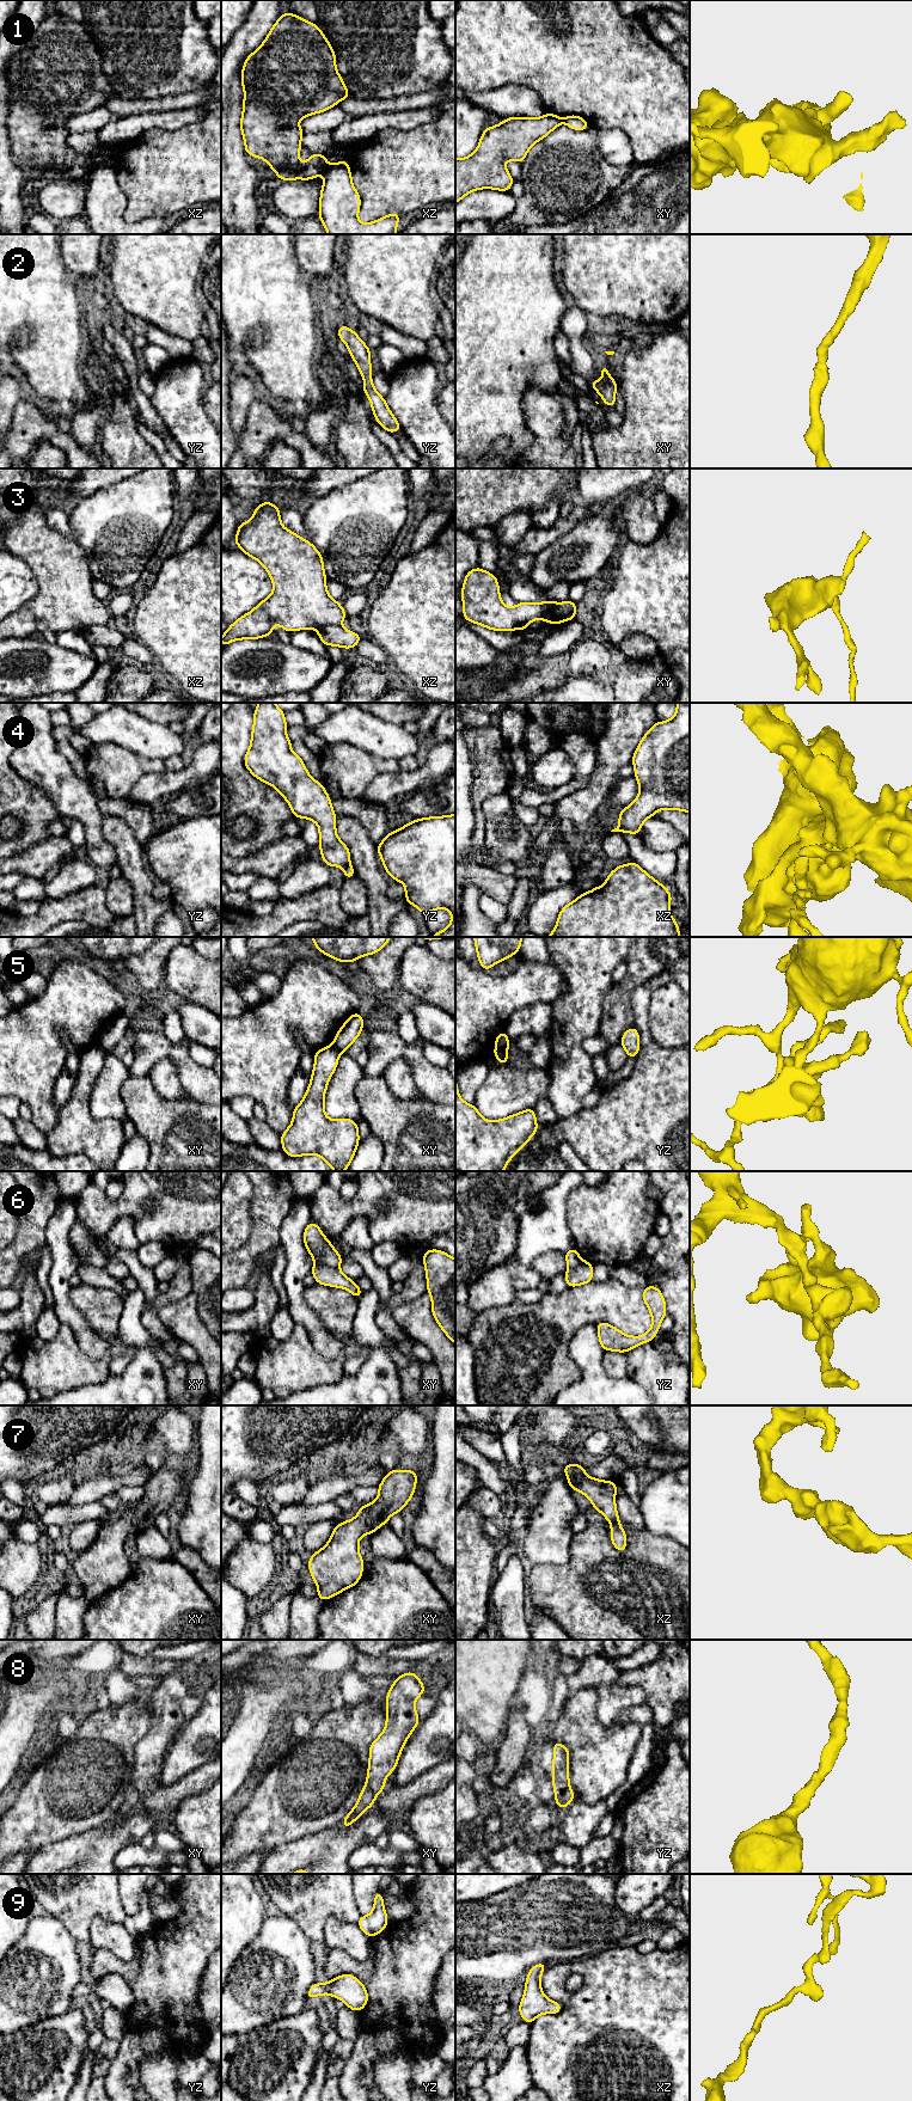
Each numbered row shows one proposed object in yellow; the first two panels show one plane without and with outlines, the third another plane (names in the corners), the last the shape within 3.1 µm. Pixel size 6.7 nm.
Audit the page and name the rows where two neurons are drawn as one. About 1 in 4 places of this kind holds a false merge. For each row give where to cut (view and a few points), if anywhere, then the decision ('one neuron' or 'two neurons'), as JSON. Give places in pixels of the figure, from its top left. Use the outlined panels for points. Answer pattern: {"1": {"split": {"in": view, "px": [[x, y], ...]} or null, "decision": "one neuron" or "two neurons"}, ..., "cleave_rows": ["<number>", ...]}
{"1": {"split": {"in": "xz", "px": [[328, 166], [323, 172]]}, "decision": "two neurons"}, "2": {"split": null, "decision": "one neuron"}, "3": {"split": null, "decision": "one neuron"}, "4": {"split": {"in": "yz", "px": [[349, 863], [343, 868]]}, "decision": "two neurons"}, "5": {"split": {"in": "yz", "px": [[506, 1047], [495, 1051]]}, "decision": "two neurons"}, "6": {"split": {"in": "xy", "px": [[316, 1261], [337, 1268]]}, "decision": "two neurons"}, "7": {"split": null, "decision": "one neuron"}, "8": {"split": null, "decision": "one neuron"}, "9": {"split": null, "decision": "one neuron"}, "cleave_rows": ["1", "4", "5", "6"]}

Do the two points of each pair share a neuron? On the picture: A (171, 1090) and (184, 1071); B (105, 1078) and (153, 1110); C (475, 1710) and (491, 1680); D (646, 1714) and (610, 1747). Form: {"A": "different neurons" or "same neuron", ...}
{"A": "different neurons", "B": "different neurons", "C": "same neuron", "D": "different neurons"}

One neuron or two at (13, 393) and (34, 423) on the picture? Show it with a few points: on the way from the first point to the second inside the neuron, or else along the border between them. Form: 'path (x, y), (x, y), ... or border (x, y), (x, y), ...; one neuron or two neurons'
border (24, 396), (16, 406), (12, 421); two neurons

